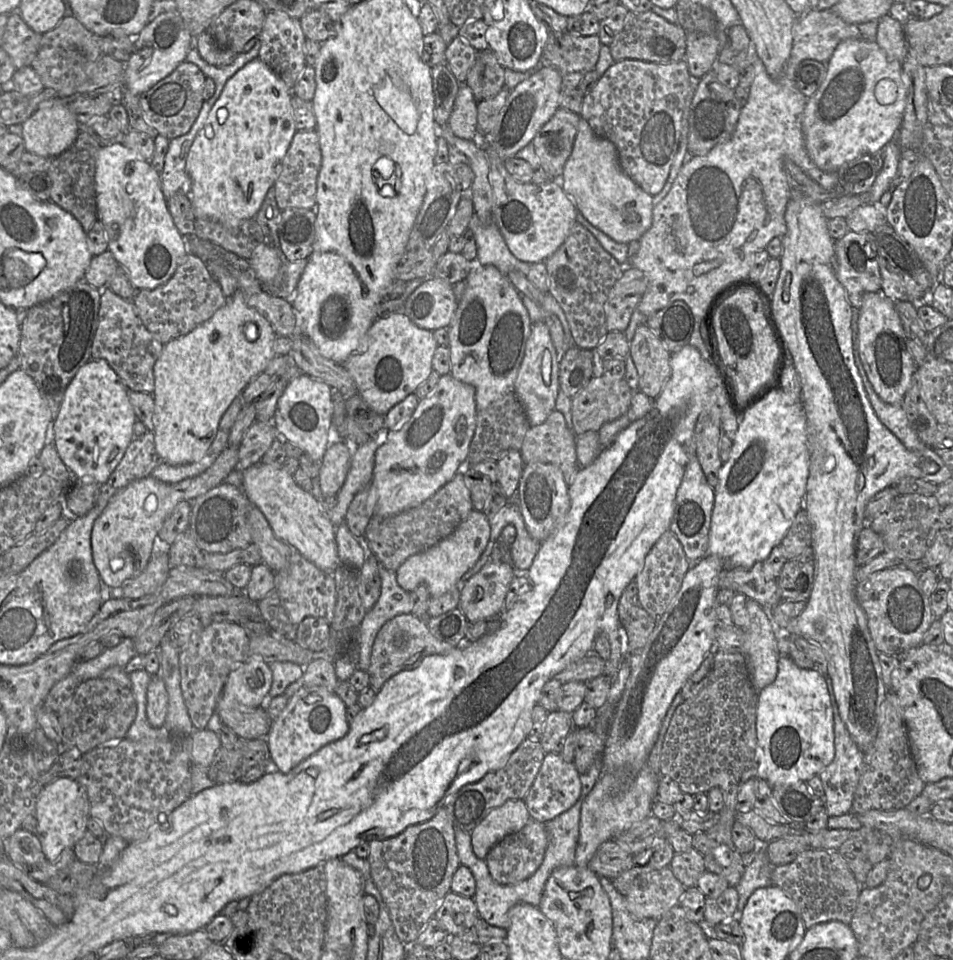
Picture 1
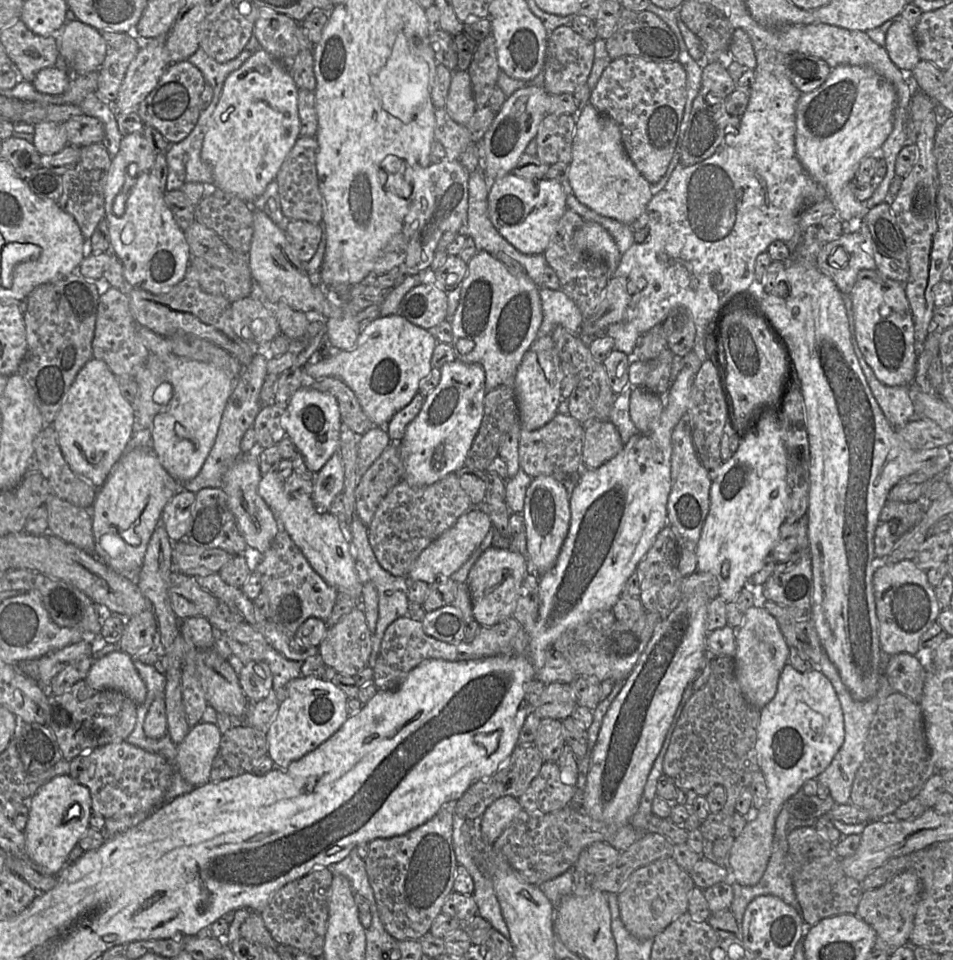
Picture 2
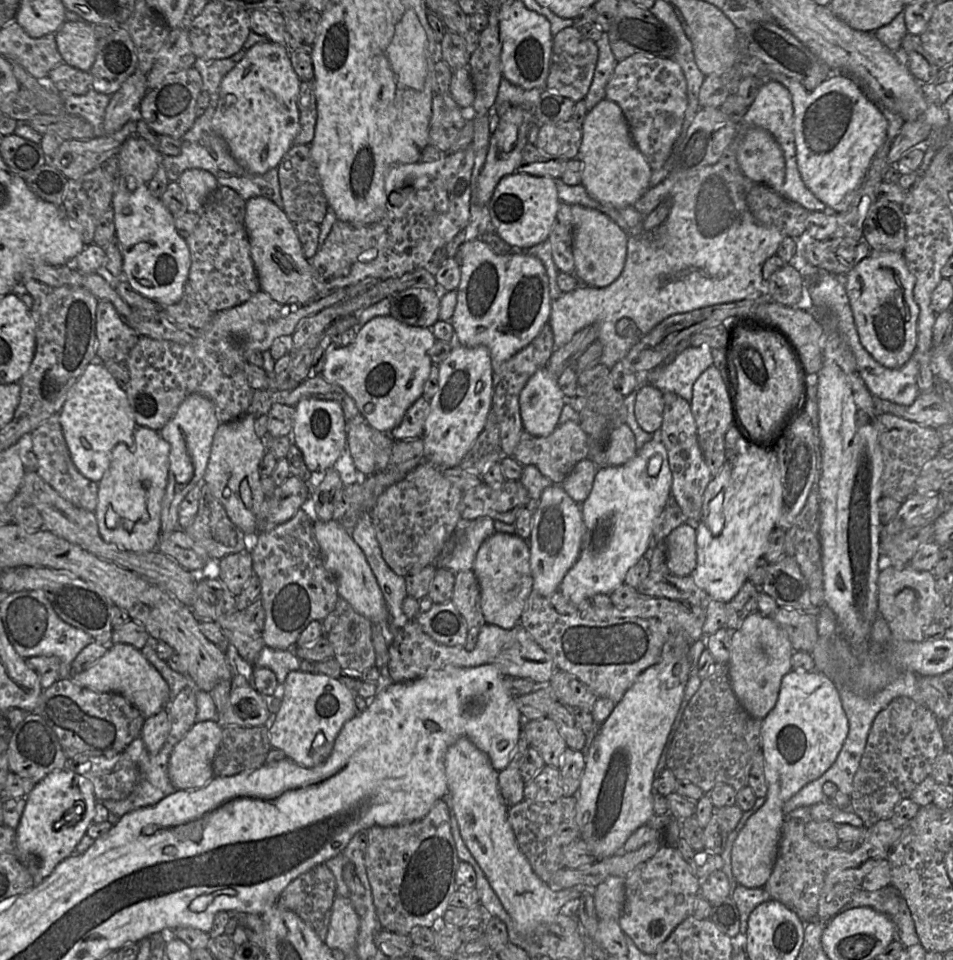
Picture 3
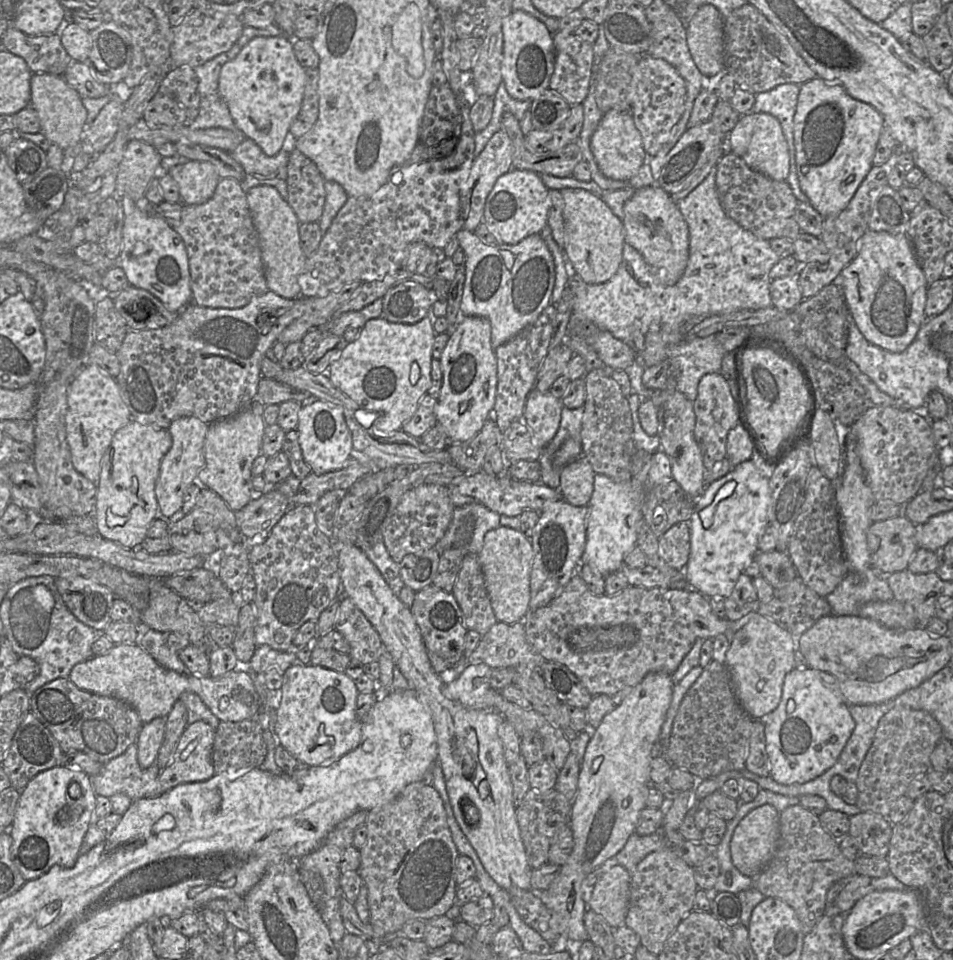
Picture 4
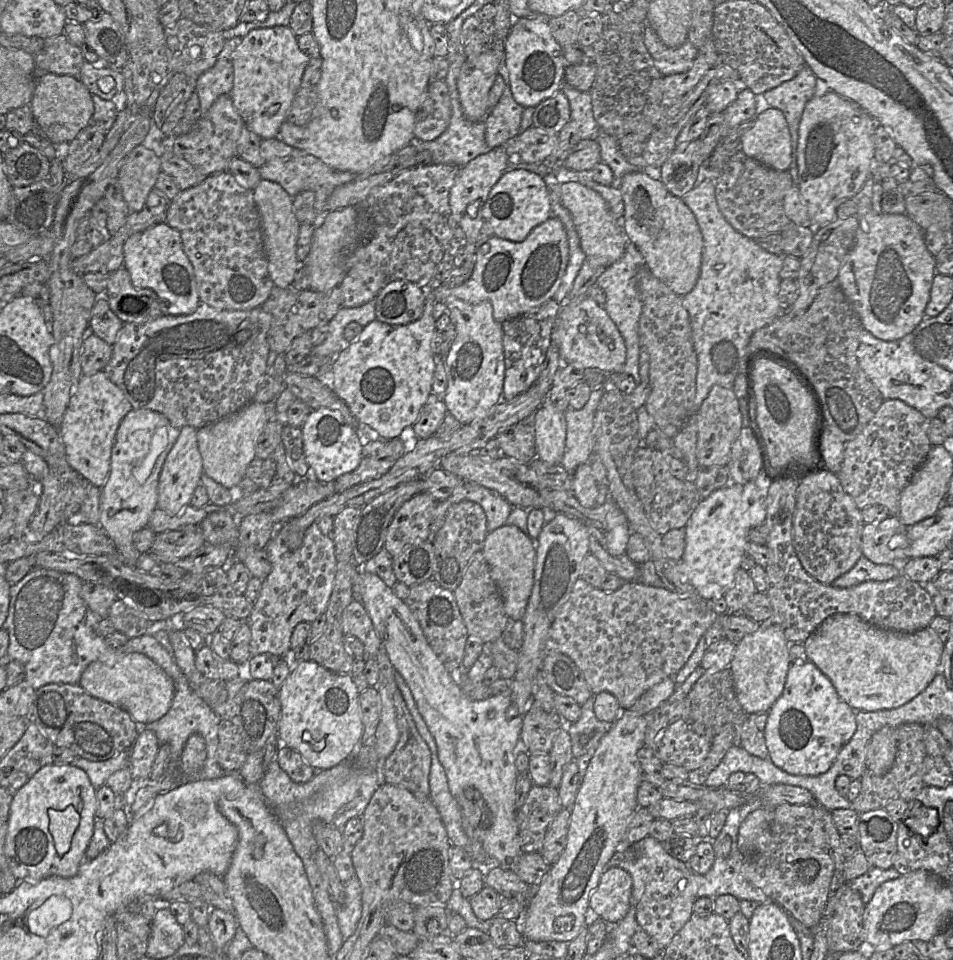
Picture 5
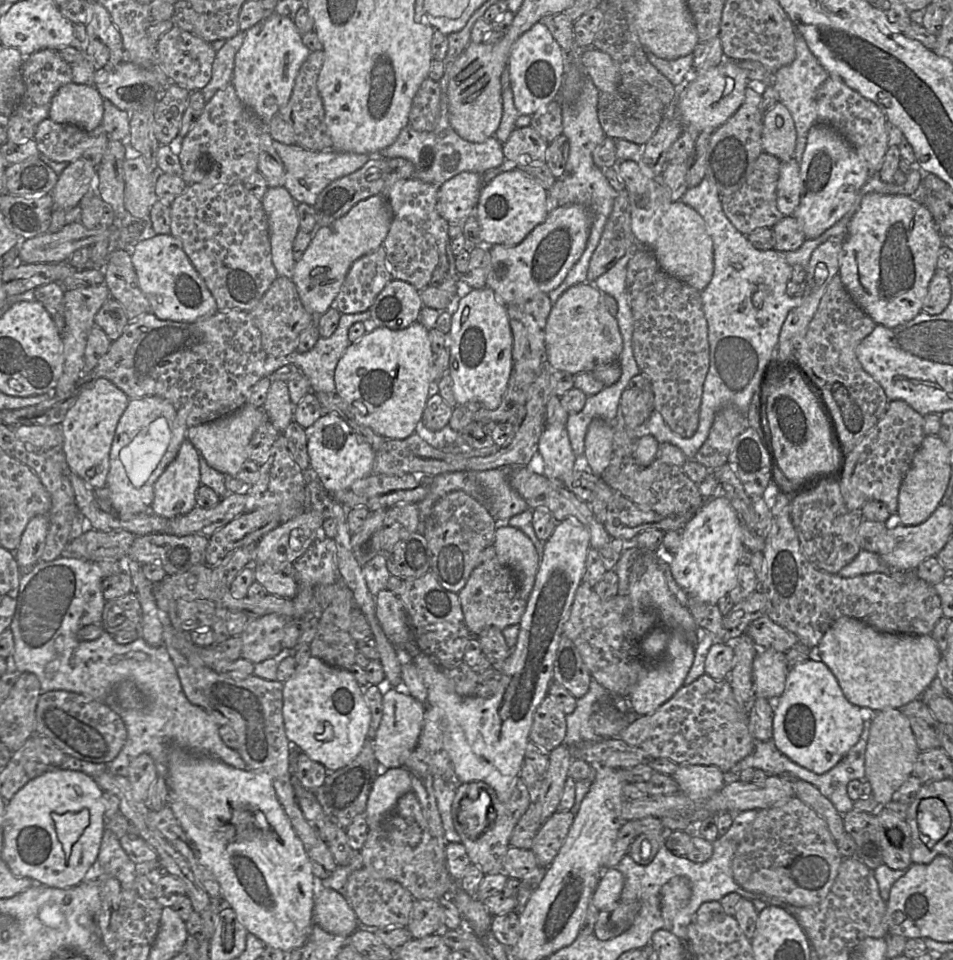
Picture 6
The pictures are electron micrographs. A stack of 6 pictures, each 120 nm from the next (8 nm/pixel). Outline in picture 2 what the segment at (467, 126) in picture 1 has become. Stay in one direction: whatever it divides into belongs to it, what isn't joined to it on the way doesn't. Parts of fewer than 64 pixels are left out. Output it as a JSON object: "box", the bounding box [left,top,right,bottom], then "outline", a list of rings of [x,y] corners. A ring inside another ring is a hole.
{"box":[445,71,477,126],"outline":[[[453,71],[445,109],[458,124],[466,126],[477,107],[468,71]]]}

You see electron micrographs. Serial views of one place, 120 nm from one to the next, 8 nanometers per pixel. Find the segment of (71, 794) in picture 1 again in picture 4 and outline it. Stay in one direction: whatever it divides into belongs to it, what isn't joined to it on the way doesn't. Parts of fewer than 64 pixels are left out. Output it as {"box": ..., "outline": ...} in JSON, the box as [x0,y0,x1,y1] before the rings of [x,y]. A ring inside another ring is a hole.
{"box":[8,765,96,881],"outline":[[[64,765],[42,771],[28,782],[20,792],[14,819],[8,828],[12,838],[11,859],[26,881],[42,876],[53,865],[63,868],[75,865],[84,836],[95,820],[96,796],[90,776],[80,769]],[[72,782],[80,786],[80,796],[77,798],[68,793]],[[65,806],[68,806],[68,817],[65,821],[58,822],[57,814]]]}

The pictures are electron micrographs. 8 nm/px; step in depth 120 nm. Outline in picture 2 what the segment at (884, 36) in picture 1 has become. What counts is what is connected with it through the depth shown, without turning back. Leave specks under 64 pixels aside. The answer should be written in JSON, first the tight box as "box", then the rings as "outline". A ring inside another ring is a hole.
{"box":[884,17,920,75],"outline":[[[900,17],[887,30],[884,48],[891,61],[907,75],[920,60],[913,28]]]}

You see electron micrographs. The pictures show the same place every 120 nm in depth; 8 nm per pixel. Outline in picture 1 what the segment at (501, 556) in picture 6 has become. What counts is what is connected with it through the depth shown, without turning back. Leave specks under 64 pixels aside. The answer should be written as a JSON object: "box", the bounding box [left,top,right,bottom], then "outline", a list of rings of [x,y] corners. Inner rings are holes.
{"box":[458,560,516,622],"outline":[[[488,560],[460,592],[458,608],[468,622],[486,621],[501,612],[514,577],[516,575],[513,565]]]}

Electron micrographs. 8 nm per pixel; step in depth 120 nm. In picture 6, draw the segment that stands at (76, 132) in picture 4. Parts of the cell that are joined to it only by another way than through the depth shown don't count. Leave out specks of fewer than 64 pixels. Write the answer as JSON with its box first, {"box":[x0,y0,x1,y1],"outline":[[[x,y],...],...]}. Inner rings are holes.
{"box":[49,82,103,131],"outline":[[[71,82],[62,86],[53,97],[49,119],[92,131],[101,124],[103,113],[103,98],[95,86]]]}

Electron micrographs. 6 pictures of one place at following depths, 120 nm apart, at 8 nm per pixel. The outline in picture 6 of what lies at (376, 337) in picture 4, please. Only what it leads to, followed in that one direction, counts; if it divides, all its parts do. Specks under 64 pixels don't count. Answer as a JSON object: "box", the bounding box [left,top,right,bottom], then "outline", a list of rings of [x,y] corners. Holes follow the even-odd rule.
{"box":[335,321,433,439],"outline":[[[419,321],[404,329],[377,326],[357,341],[350,343],[335,369],[336,393],[347,403],[354,419],[385,439],[404,439],[415,432],[431,395],[433,352],[429,330]]]}

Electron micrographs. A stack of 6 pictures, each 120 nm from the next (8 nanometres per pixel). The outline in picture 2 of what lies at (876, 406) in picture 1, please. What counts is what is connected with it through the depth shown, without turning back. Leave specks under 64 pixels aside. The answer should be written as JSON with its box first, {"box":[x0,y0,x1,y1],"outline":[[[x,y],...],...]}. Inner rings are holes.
{"box":[843,293,921,428],"outline":[[[843,293],[843,300],[855,354],[865,374],[868,385],[885,417],[894,428],[902,427],[911,420],[921,419],[916,416],[914,404],[910,396],[909,385],[888,386],[882,383],[866,362],[856,339],[852,298],[850,295]]]}

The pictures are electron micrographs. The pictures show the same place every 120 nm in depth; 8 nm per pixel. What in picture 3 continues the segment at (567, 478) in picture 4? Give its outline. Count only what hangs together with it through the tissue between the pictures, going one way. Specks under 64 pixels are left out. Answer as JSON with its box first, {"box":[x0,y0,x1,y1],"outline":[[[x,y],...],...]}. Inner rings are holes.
{"box":[560,458,598,504],"outline":[[[588,458],[579,461],[560,484],[564,491],[578,504],[591,493],[598,467]]]}

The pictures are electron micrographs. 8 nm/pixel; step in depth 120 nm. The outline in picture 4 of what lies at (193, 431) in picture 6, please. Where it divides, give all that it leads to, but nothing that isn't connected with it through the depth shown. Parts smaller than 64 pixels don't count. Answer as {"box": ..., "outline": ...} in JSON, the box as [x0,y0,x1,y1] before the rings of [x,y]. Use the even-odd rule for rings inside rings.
{"box":[198,400,266,514],"outline":[[[255,400],[237,414],[209,424],[205,443],[205,466],[198,473],[198,482],[218,494],[236,514],[248,505],[255,493],[252,487],[252,464],[261,454],[265,431],[263,412],[266,405]]]}

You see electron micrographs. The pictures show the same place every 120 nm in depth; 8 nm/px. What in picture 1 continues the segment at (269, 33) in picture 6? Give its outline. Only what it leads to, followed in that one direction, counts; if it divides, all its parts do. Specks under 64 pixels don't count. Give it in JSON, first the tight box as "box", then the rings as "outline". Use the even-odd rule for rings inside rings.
{"box":[186,57,296,226],"outline":[[[258,57],[230,77],[196,135],[186,160],[191,178],[190,199],[196,219],[209,219],[225,226],[256,217],[268,190],[280,174],[282,160],[296,133],[291,105],[292,90]]]}

